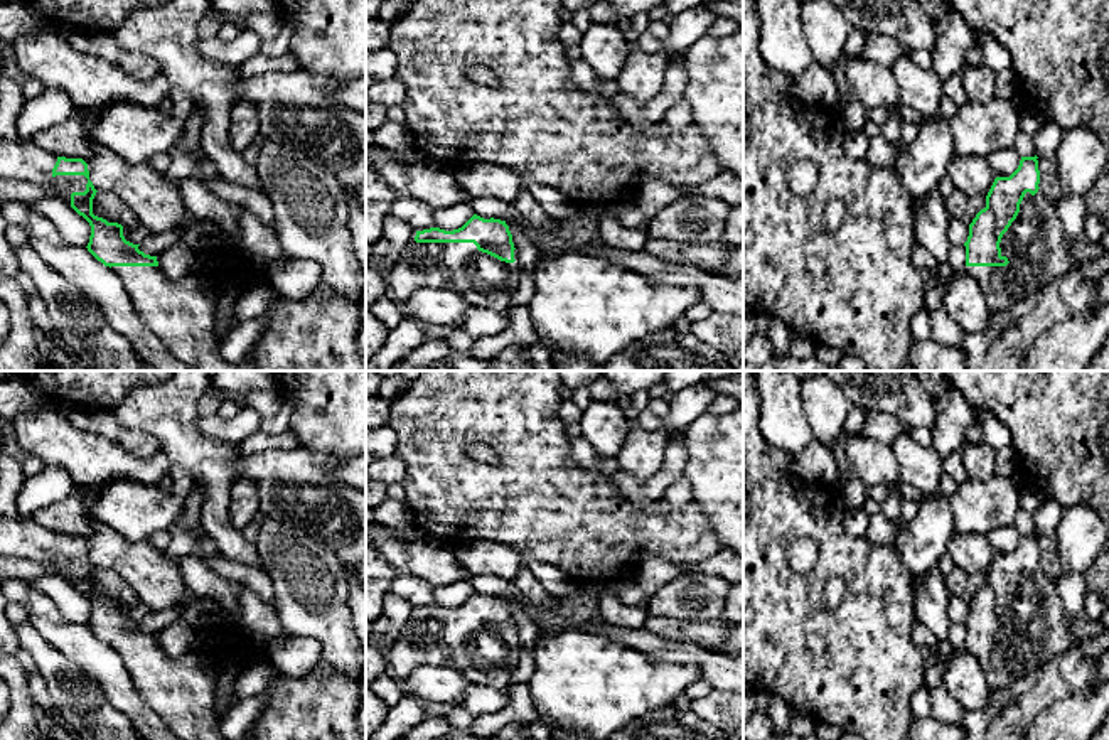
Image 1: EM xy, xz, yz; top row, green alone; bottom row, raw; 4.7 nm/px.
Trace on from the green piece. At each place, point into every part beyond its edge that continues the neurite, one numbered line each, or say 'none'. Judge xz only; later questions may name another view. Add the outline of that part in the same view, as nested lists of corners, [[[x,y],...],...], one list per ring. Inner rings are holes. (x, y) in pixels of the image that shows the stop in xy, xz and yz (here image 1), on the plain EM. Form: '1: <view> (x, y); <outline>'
1: xz (486, 659); [[[416,609],[403,625],[399,637],[391,644],[388,659],[389,673],[399,681],[408,678],[423,664],[452,666],[462,673],[472,684],[485,686],[496,691],[506,691],[511,676],[519,664],[522,646],[519,642],[517,627],[514,627],[514,641],[501,639],[477,627],[474,620],[416,620]]]

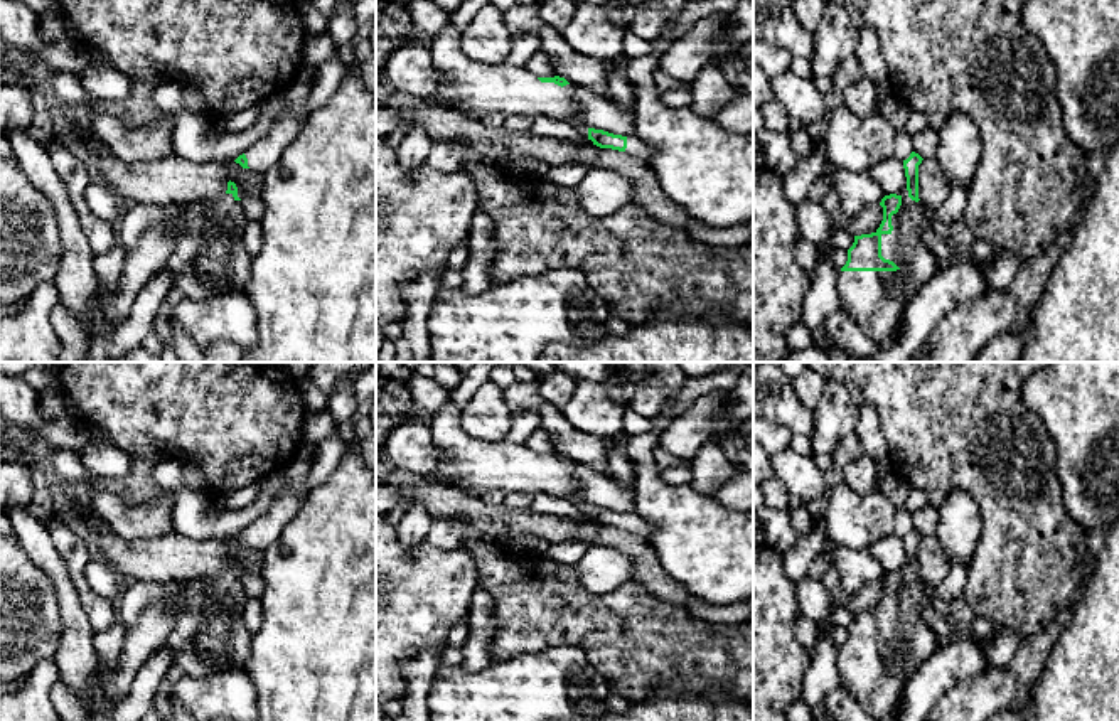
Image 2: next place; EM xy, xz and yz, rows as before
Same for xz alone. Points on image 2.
1: xz (474, 467); [[[448,403],[430,423],[440,455],[436,473],[450,478],[457,490],[467,497],[484,497],[490,490],[546,494],[573,502],[588,515],[588,505],[578,500],[570,462],[541,460],[526,445],[479,441],[463,431],[460,414],[462,409]]]
2: xz (636, 524); [[[629,512],[627,514],[625,531],[630,532],[630,534],[639,536],[644,541],[647,541],[649,526],[637,512]]]

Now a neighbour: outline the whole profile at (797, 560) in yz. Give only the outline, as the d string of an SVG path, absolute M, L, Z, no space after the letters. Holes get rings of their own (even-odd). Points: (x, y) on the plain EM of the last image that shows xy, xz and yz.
M817 521L817 527L812 532L797 536L795 544L784 551L787 578L794 583L804 581L812 561L827 551L829 541L822 529L822 521Z

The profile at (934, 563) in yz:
M935 534L924 536L918 542L918 576L935 588L950 571L950 559Z

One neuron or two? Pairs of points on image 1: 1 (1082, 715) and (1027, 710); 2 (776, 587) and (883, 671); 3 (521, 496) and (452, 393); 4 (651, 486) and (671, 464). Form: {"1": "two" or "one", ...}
{"1": "two", "2": "one", "3": "one", "4": "one"}

